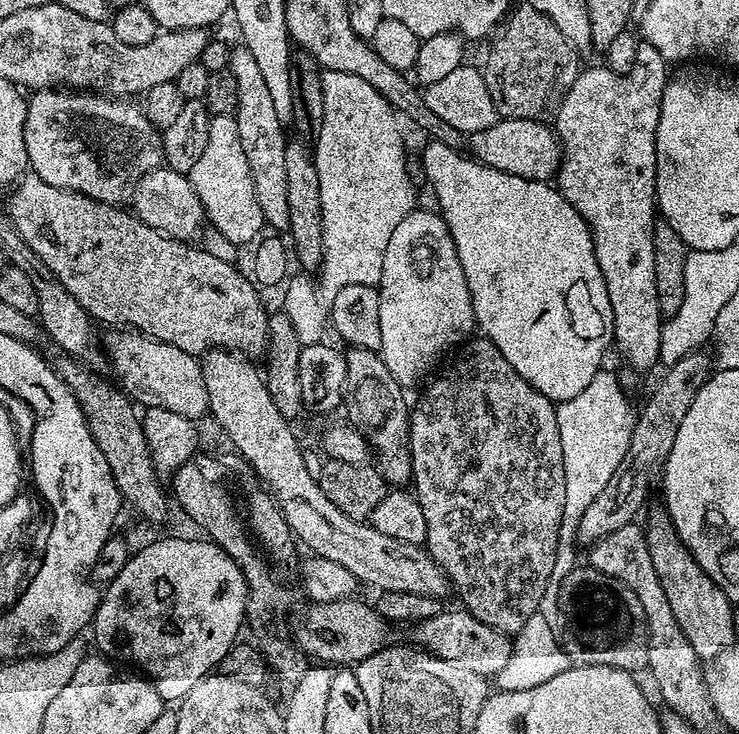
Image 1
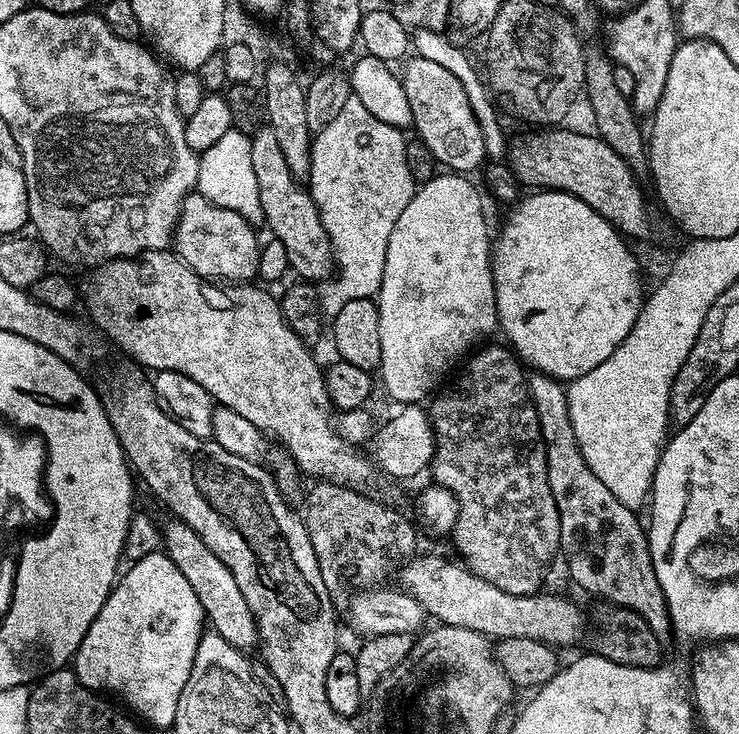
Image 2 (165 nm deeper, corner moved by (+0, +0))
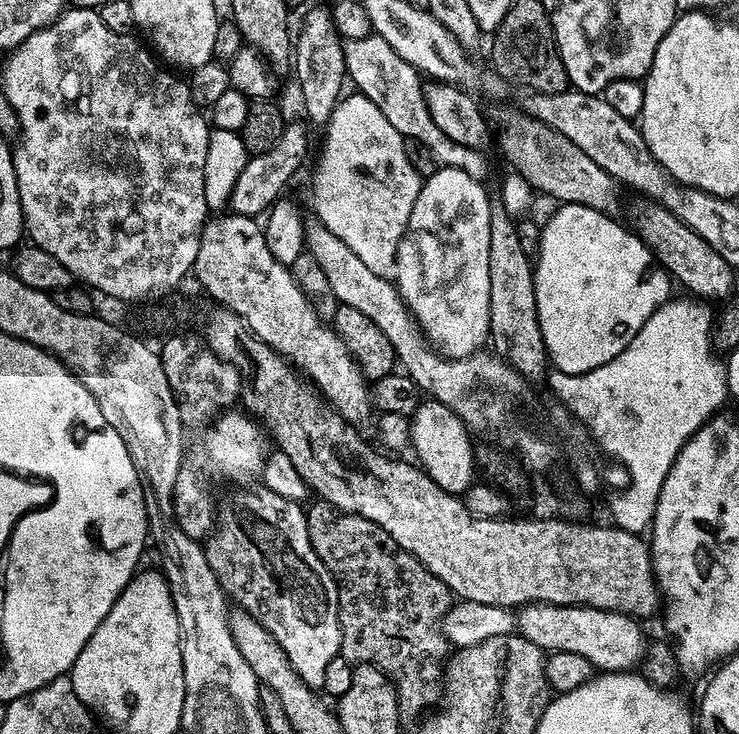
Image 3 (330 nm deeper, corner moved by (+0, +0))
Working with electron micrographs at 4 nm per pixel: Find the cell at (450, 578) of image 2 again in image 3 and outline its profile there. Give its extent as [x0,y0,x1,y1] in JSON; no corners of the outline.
[516,604,646,672]

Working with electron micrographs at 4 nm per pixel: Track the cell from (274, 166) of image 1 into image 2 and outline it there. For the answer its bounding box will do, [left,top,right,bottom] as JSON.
[257,162,333,282]

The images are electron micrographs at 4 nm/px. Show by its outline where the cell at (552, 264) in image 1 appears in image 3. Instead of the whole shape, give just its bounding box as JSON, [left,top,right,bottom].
[532,204,674,374]

